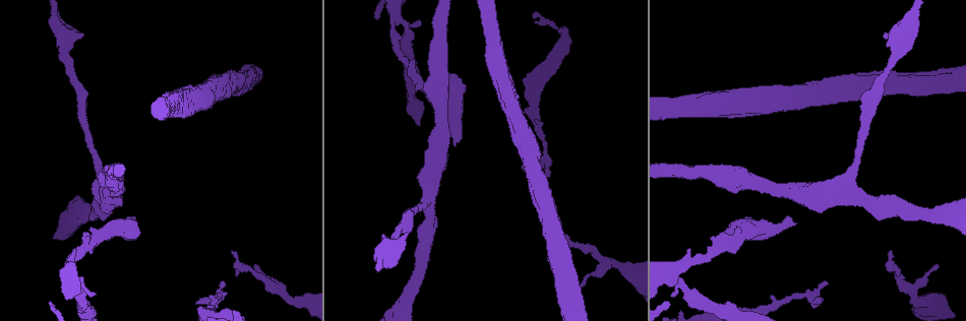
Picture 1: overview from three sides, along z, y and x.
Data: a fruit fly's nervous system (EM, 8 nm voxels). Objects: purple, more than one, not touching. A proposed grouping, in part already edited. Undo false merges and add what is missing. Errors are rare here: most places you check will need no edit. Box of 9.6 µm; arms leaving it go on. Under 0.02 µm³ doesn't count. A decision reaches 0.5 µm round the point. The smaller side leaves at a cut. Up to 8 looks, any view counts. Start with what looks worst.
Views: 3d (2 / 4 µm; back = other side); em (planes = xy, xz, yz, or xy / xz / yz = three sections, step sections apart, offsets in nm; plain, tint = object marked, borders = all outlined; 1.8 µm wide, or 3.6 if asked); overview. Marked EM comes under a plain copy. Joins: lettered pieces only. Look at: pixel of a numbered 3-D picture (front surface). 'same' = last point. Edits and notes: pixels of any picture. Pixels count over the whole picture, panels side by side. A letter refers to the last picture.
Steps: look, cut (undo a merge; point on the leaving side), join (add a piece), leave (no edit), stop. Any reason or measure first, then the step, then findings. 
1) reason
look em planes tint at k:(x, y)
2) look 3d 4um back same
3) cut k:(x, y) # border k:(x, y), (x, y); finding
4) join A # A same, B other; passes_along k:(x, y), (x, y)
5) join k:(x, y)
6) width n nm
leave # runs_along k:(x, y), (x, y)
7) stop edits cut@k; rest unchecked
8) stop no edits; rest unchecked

three arms meet
look 3d 4um at 1:(392, 30)

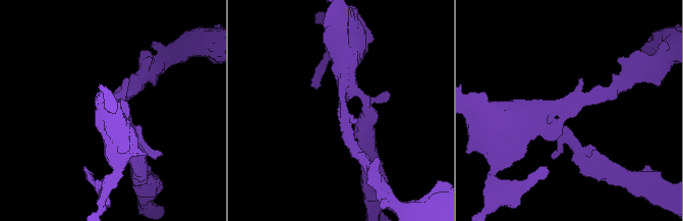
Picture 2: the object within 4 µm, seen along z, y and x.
arms 3; arm_widths 200, 220, 400 nm
look em 3.6um planes tint at 2:(570, 109)

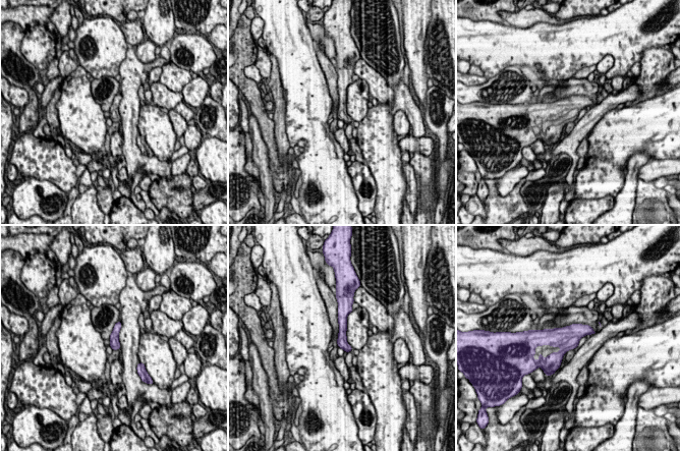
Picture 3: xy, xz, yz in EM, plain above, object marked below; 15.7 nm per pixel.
look em 3.6um planes borders same

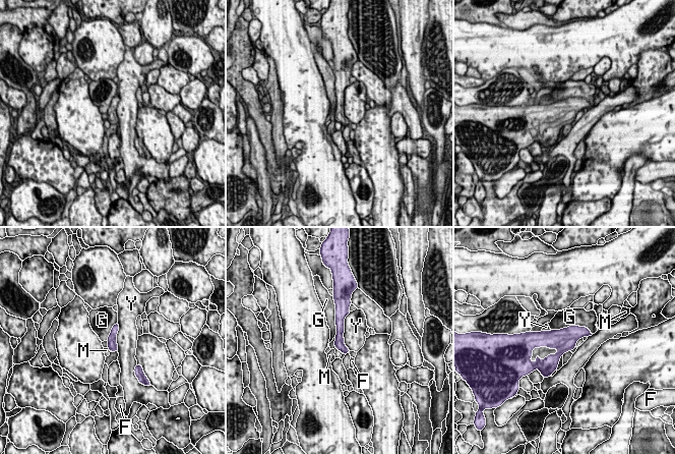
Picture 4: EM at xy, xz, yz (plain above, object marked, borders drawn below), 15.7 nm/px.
width 160 nm
leave # F other, G other, M other, Y other; border 4:(551, 330), (585, 326), (592, 334); continuous, no second neuron

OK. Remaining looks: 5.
tapers out
look em xy step 4 borders at 1:(889, 251)

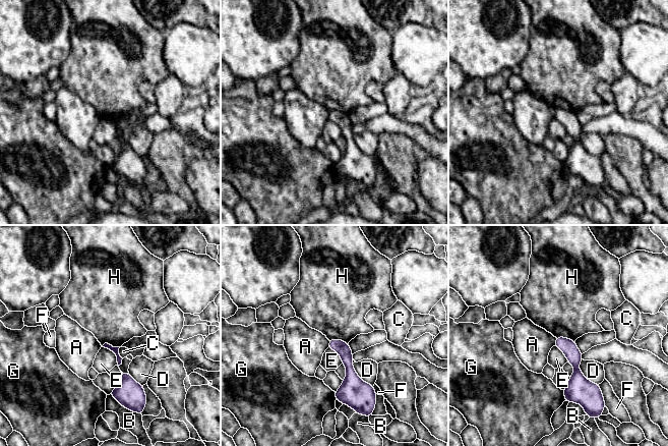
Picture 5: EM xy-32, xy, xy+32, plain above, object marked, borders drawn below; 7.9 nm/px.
cut it another way
look em planes borders same

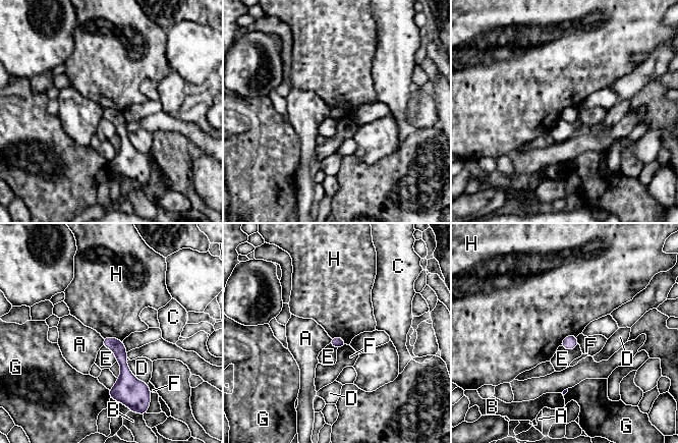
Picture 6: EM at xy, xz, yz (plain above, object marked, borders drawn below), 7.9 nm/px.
leave # A other, B other, C other, D other, E other, F other, G other, H other; border 6:(576, 335), (567, 335), (560, 345); none of them fits

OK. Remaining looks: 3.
free end
look em 3.6um yz step 4 borders at 1:(522, 168)

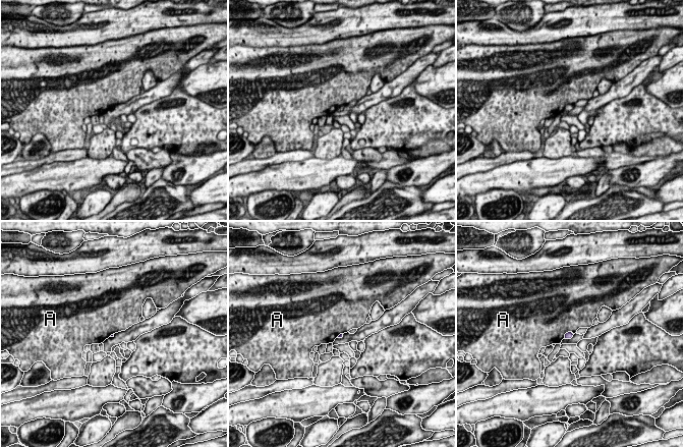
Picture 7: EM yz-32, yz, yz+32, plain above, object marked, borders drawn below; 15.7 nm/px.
leave # A other; border 7:(574, 332), (567, 332), (563, 338); none of them fits

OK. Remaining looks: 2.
stop no edits; rest unchecked

